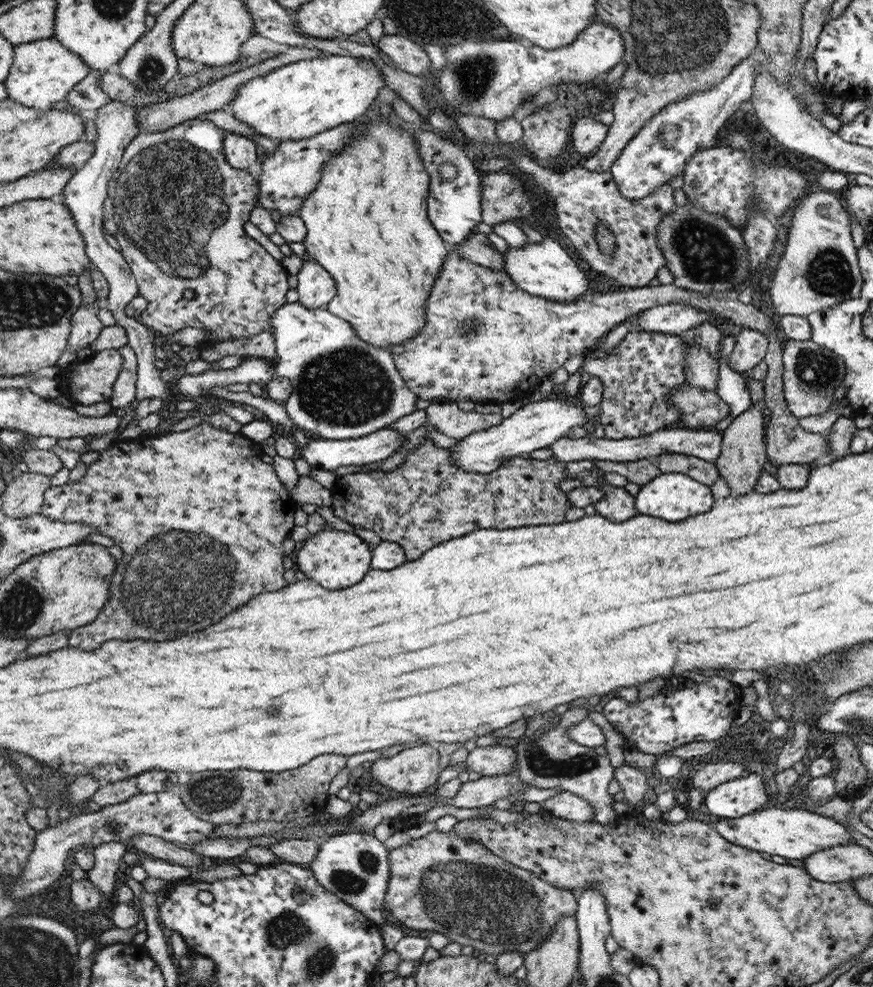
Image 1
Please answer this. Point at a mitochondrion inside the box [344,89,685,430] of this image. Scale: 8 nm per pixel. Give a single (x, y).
(463, 327)

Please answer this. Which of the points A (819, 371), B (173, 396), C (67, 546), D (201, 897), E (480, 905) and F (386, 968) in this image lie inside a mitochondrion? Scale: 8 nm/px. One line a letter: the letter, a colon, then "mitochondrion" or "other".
A: mitochondrion
B: other
C: other
D: other
E: mitochondrion
F: other

